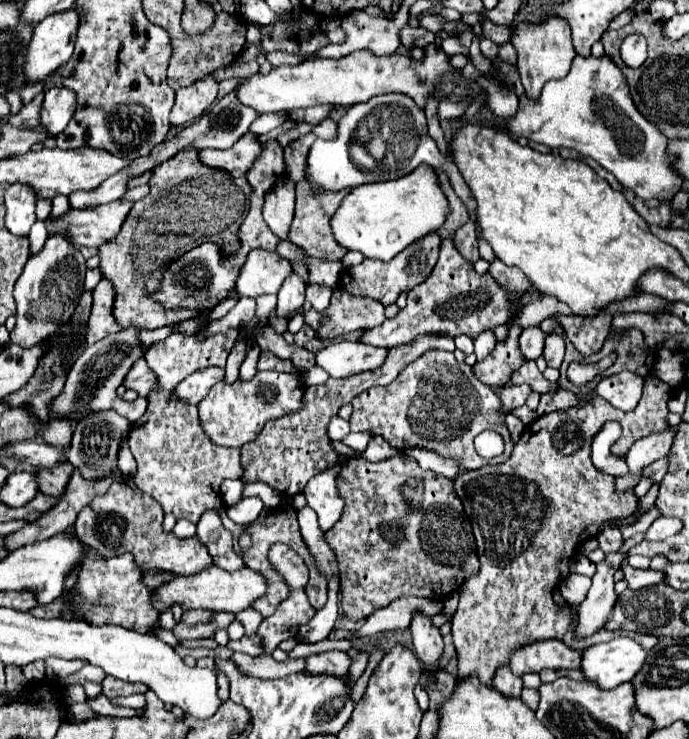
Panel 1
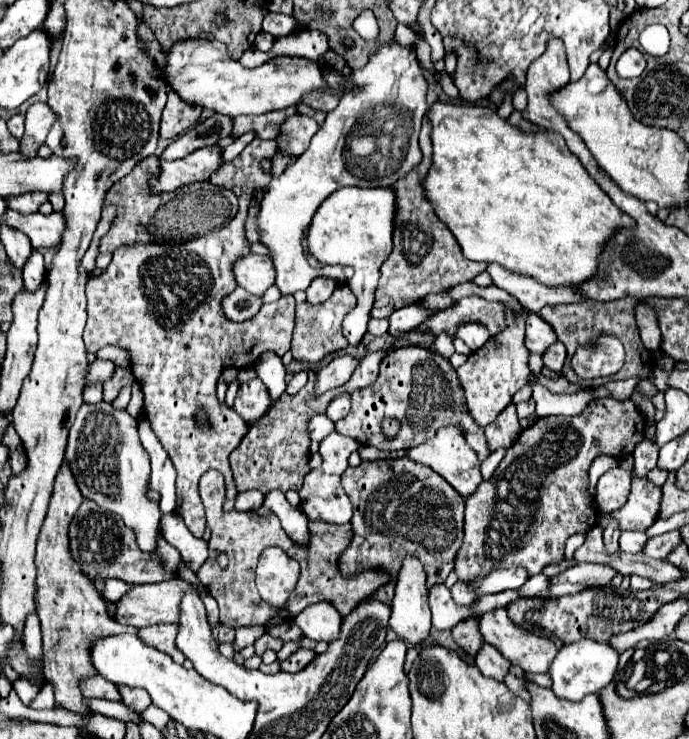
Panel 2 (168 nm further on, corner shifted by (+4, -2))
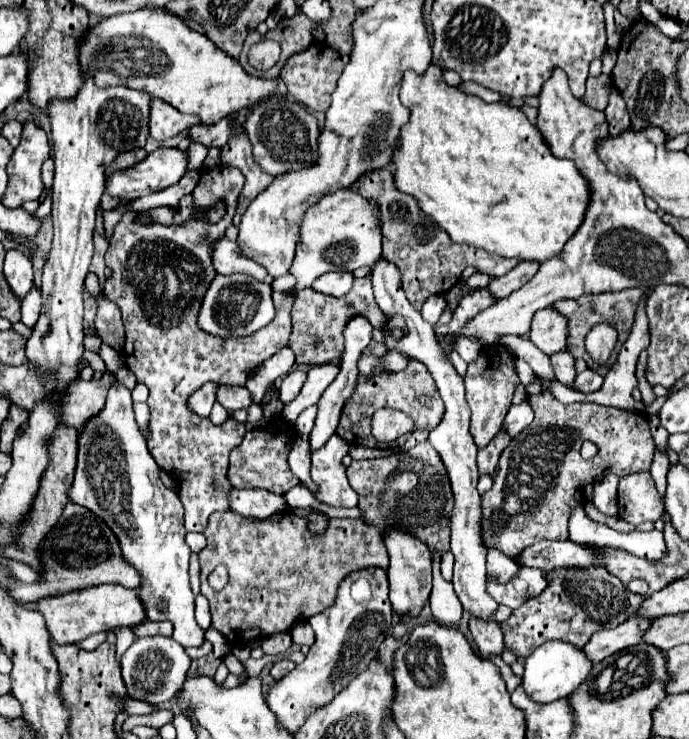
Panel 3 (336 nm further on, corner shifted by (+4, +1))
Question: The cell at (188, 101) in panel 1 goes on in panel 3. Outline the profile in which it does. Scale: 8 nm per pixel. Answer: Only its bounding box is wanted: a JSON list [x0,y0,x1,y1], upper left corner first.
[148,100,200,142]

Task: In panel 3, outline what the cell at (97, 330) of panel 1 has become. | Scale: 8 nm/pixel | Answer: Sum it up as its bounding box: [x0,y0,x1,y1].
[104,166,294,532]

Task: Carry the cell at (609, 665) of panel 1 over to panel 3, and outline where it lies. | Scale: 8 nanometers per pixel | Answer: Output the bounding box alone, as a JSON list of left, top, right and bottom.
[520,642,592,704]

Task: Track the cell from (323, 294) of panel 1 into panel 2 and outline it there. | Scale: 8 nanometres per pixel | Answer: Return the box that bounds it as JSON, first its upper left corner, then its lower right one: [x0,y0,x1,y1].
[306,277,336,305]

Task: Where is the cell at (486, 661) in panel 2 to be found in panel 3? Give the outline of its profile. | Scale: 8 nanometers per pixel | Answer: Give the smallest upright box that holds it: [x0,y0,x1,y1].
[468,616,504,656]

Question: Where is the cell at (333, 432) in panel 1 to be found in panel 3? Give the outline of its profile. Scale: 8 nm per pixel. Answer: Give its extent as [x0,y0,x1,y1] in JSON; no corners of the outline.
[294,406,316,436]

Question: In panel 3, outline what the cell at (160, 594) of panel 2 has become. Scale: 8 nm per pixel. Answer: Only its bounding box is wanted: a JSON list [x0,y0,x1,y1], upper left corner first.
[34,584,146,644]

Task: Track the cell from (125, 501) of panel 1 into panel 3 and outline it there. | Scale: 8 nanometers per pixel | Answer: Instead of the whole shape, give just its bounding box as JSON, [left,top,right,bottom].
[12,502,140,602]

